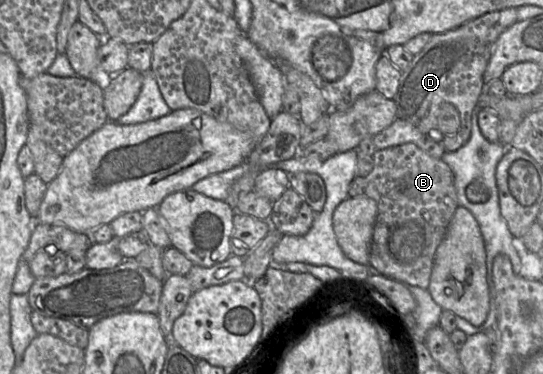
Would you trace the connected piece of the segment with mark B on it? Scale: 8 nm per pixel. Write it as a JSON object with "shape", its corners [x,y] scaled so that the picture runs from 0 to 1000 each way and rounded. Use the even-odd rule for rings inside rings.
{"shape":[[[757,380],[696,398],[685,420],[689,430],[685,457],[672,473],[656,471],[641,505],[643,527],[678,524],[694,543],[680,706],[702,735],[748,762],[788,773],[803,668],[845,551],[836,463],[812,422],[794,420]]]}

